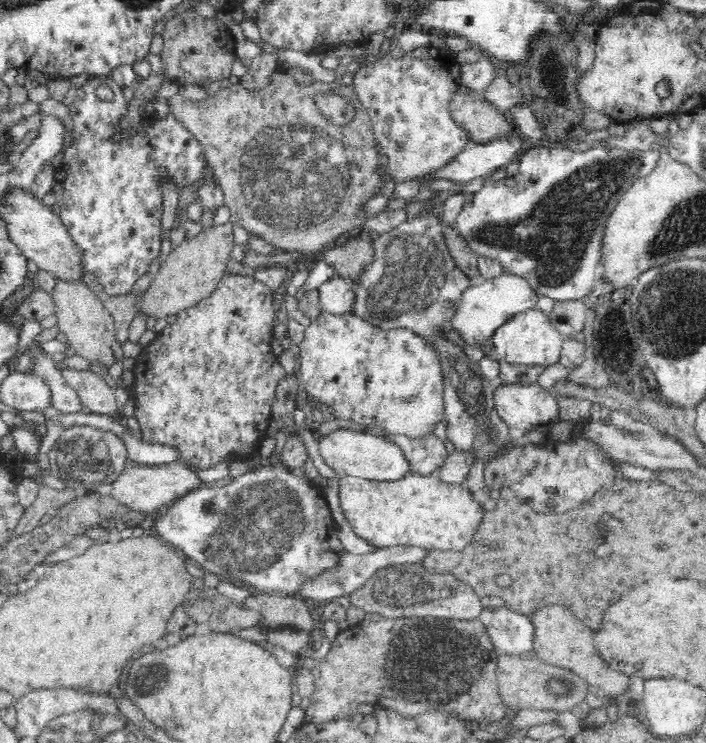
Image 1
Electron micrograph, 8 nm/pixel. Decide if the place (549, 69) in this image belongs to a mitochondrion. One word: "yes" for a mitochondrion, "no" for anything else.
yes

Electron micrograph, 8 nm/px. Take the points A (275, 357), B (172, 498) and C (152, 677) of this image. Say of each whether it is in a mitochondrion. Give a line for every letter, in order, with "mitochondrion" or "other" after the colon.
A: other
B: other
C: mitochondrion

